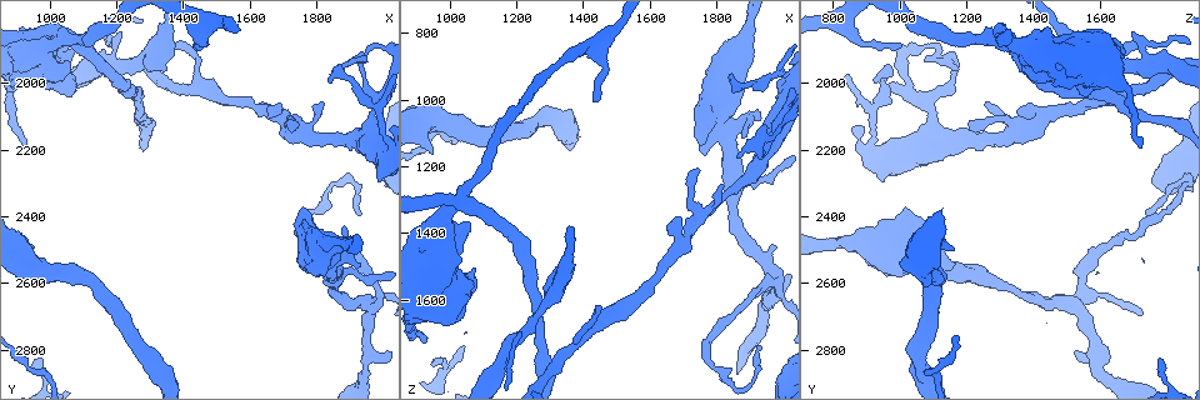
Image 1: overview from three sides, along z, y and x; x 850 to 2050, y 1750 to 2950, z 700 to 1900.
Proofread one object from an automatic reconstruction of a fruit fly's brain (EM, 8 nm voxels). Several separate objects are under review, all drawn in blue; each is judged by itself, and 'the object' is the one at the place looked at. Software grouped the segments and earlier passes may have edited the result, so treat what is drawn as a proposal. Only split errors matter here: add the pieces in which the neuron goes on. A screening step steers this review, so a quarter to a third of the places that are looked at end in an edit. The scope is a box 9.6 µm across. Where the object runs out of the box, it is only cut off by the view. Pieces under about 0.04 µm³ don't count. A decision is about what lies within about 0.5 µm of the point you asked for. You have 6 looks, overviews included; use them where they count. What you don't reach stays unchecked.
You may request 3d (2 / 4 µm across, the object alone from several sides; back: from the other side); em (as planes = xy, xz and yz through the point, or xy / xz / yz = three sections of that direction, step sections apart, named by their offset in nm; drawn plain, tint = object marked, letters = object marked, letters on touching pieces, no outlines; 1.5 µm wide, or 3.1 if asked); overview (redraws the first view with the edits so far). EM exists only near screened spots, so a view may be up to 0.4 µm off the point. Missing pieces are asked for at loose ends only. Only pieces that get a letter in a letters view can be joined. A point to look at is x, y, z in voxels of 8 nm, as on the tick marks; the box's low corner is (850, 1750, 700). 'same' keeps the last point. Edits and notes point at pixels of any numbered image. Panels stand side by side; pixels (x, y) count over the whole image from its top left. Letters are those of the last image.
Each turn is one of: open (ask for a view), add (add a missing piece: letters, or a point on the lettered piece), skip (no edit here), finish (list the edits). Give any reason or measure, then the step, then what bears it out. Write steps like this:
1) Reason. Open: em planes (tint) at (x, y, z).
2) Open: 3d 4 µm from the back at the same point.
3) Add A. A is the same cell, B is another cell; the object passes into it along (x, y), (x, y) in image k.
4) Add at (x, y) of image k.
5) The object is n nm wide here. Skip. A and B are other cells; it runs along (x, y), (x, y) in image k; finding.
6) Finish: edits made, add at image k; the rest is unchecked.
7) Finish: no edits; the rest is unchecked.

Branch stops here. Open: em xy step 4 (tint) at (1430, 1890, 1010).

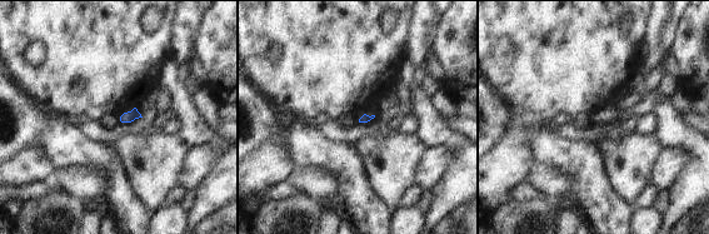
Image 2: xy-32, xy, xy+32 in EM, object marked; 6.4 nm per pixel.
Another direction. Open: em planes (letters) at the same point.

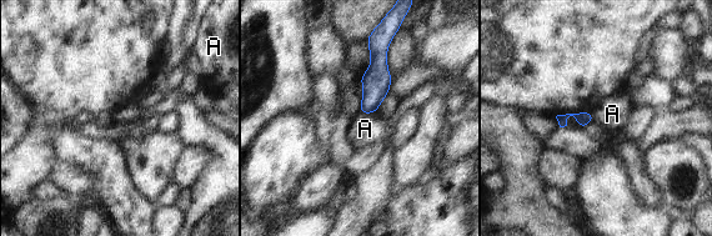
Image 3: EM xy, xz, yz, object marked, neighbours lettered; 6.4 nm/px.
Skip. A is another cell; a border runs along (359, 111), (372, 114) in image 3; none of them fits.

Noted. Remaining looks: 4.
Free end. Open: 3d 4 µm at (1850, 1990, 920).

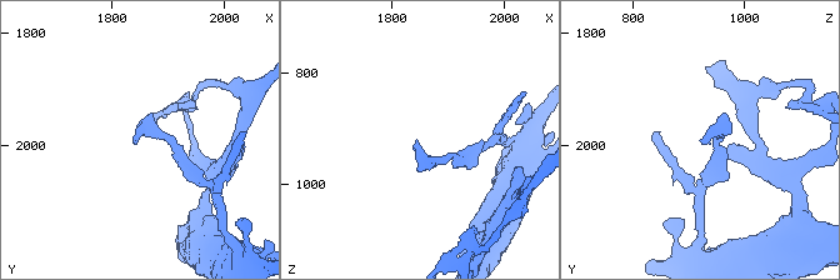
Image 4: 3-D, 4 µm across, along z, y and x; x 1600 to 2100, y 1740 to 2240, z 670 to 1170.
Shape alone is not enough. Open: em yz step 8 (letters) at (1840, 1990, 915).

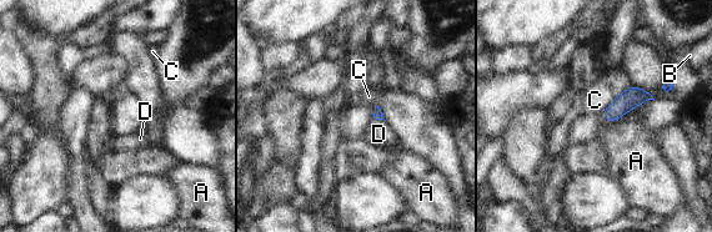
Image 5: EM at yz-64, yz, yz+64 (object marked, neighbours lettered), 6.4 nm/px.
Cut it another way. Open: em planes (letters) at the same point.

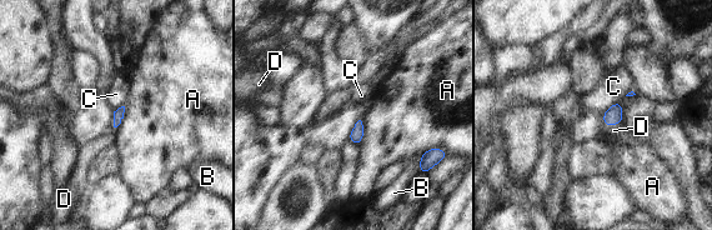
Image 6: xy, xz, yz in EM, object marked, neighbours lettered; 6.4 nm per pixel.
Add D. D is the same cell, A, B and C are other cells; it goes on there.

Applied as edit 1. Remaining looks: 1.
Finish: edits made, add at image 6; the rest is unchecked.

